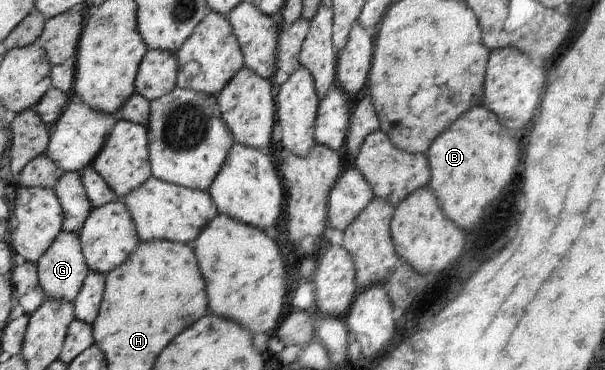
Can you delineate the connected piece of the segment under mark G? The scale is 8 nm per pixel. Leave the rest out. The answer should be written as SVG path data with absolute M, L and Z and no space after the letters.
M63 229L53 245L38 259L37 263L40 282L47 297L67 300L73 304L91 270L82 250L79 232Z

